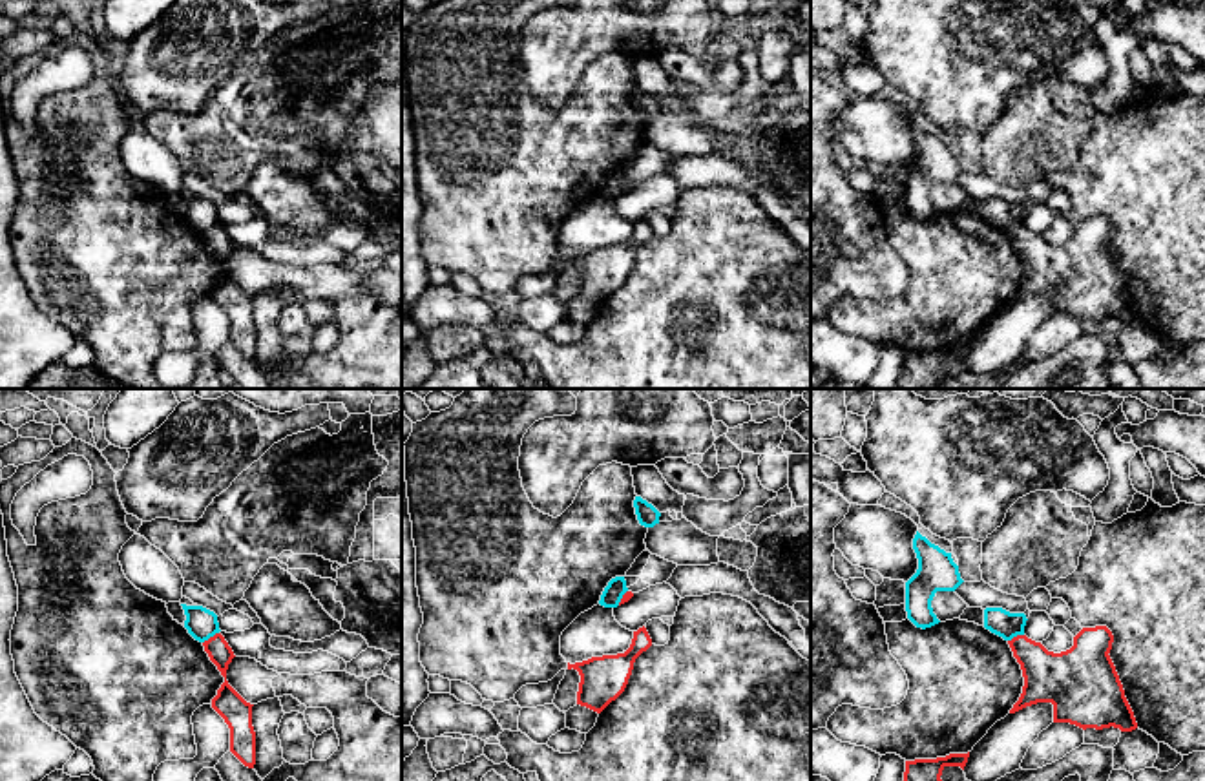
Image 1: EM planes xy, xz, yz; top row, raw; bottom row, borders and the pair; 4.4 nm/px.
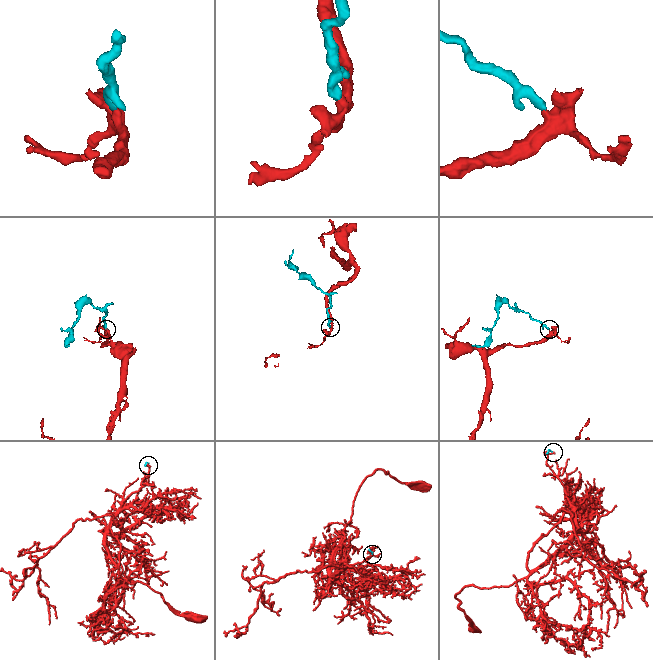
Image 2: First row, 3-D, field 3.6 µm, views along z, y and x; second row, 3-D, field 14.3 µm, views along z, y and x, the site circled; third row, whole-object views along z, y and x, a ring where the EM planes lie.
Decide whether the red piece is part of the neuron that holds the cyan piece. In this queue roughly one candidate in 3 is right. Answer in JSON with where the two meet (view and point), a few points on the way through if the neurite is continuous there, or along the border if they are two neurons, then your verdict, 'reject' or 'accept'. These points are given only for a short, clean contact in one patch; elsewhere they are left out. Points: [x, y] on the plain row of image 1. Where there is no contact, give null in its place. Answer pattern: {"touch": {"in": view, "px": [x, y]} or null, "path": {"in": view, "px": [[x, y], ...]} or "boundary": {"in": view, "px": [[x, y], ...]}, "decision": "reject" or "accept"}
{"touch": {"in": "xy", "px": [210, 227]}, "boundary": {"in": "xy", "px": [[218, 223], [203, 234]]}, "decision": "reject"}

